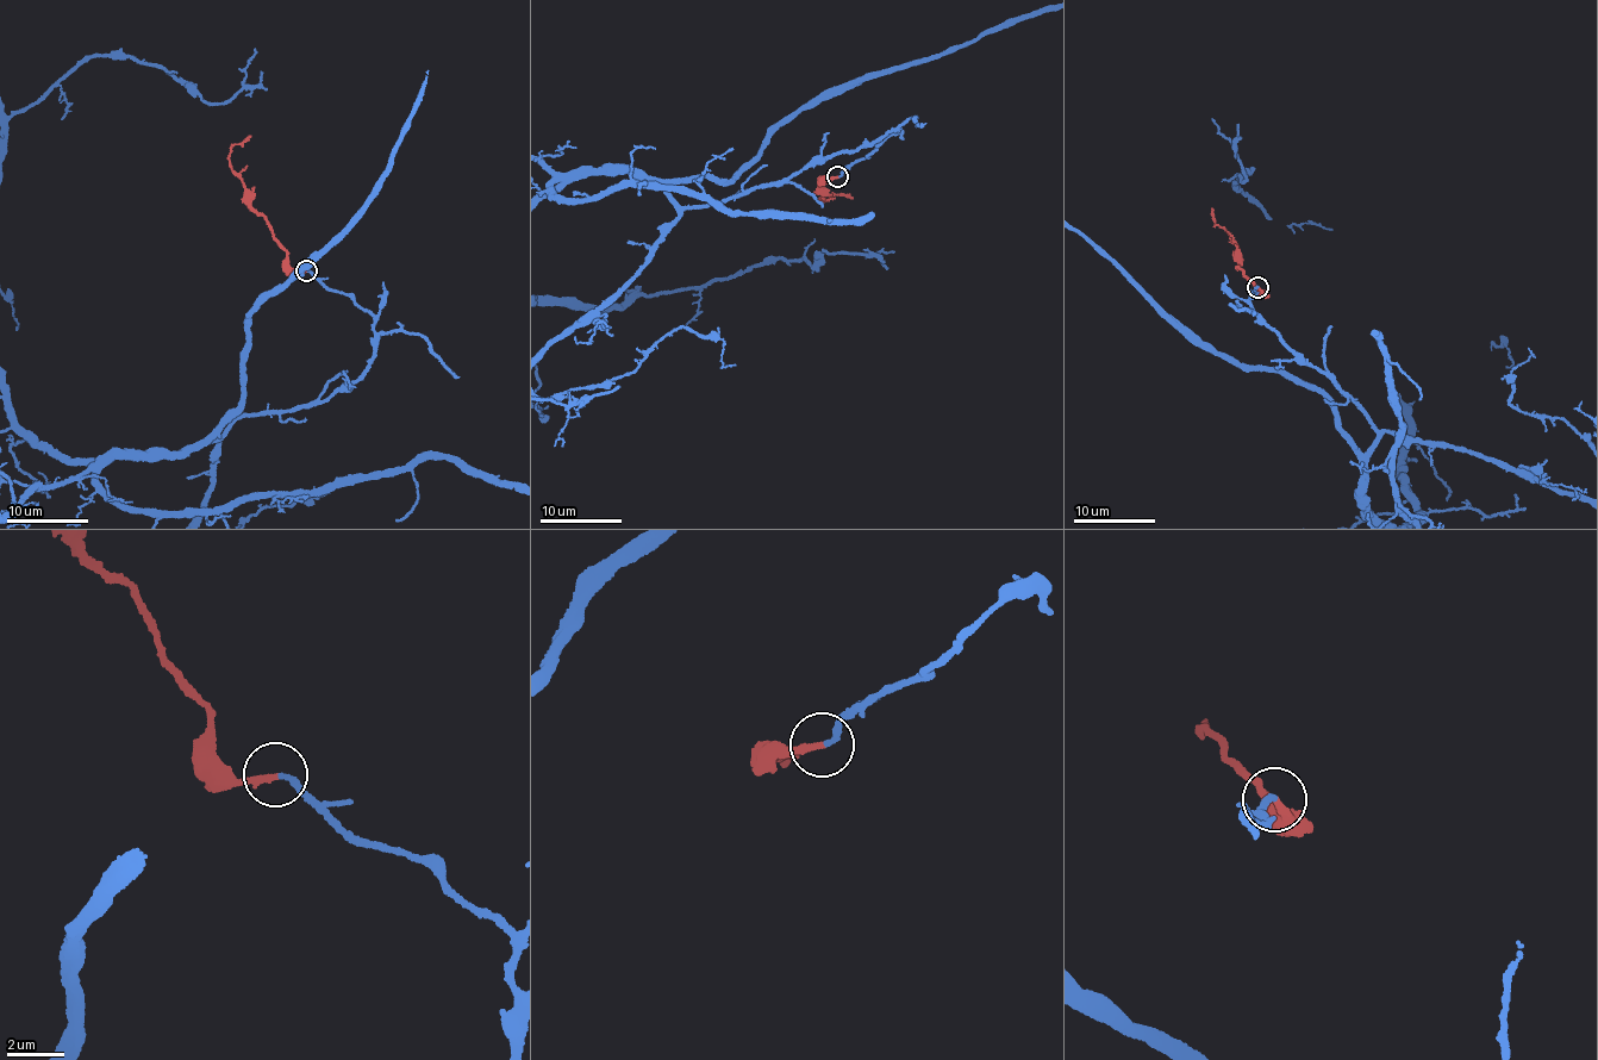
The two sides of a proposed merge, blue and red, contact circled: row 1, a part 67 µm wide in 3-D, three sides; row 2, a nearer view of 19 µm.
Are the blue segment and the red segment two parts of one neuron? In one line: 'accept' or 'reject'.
accept

